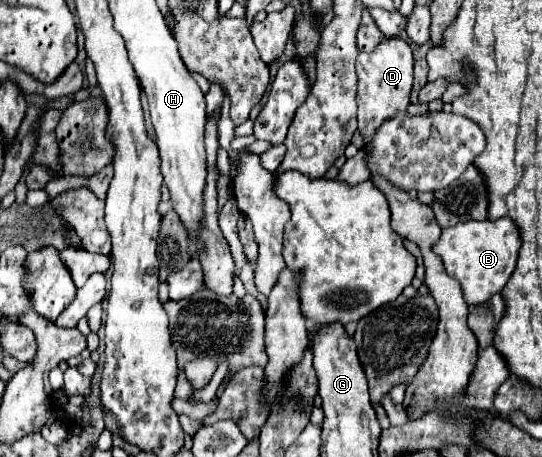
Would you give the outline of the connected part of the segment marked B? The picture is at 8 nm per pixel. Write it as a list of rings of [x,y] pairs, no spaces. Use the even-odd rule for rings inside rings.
[[[511,218],[501,220],[469,220],[451,228],[445,228],[433,252],[443,258],[449,276],[457,278],[467,304],[485,304],[495,292],[501,292],[511,278],[517,252],[521,248],[521,234]]]

